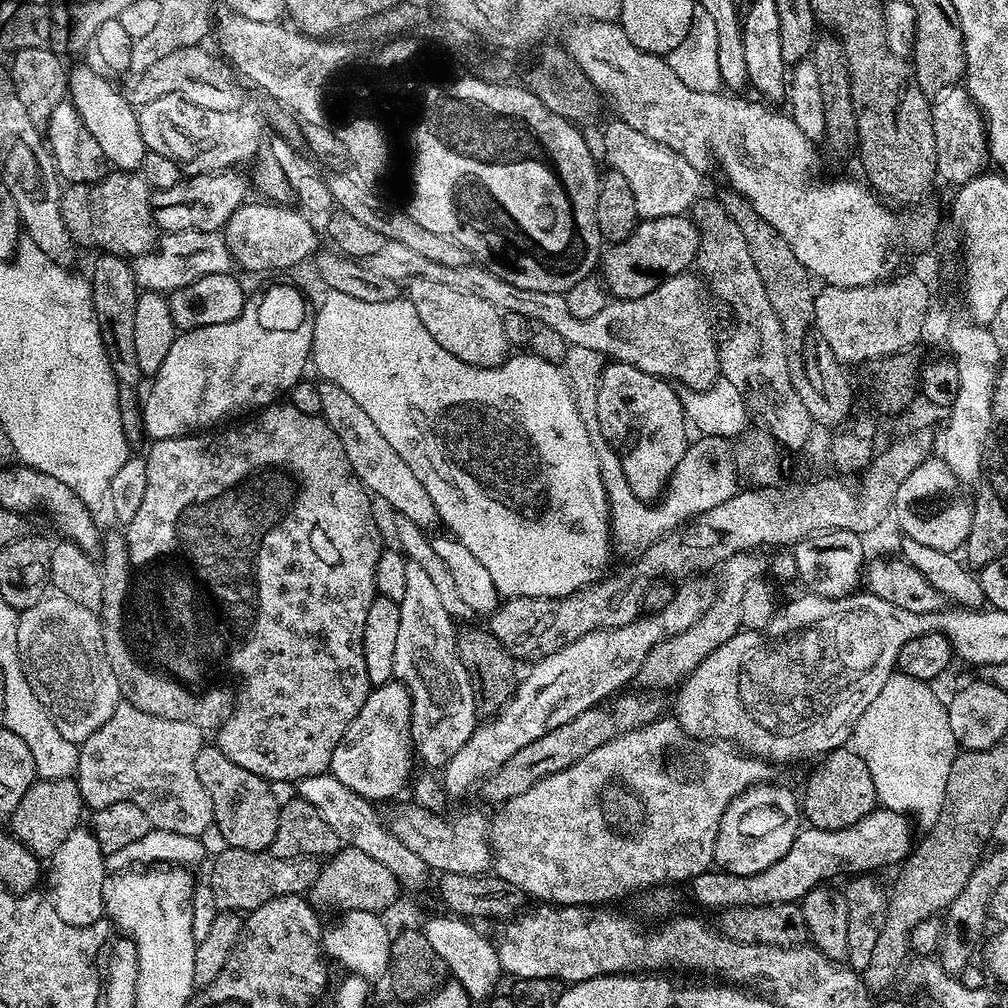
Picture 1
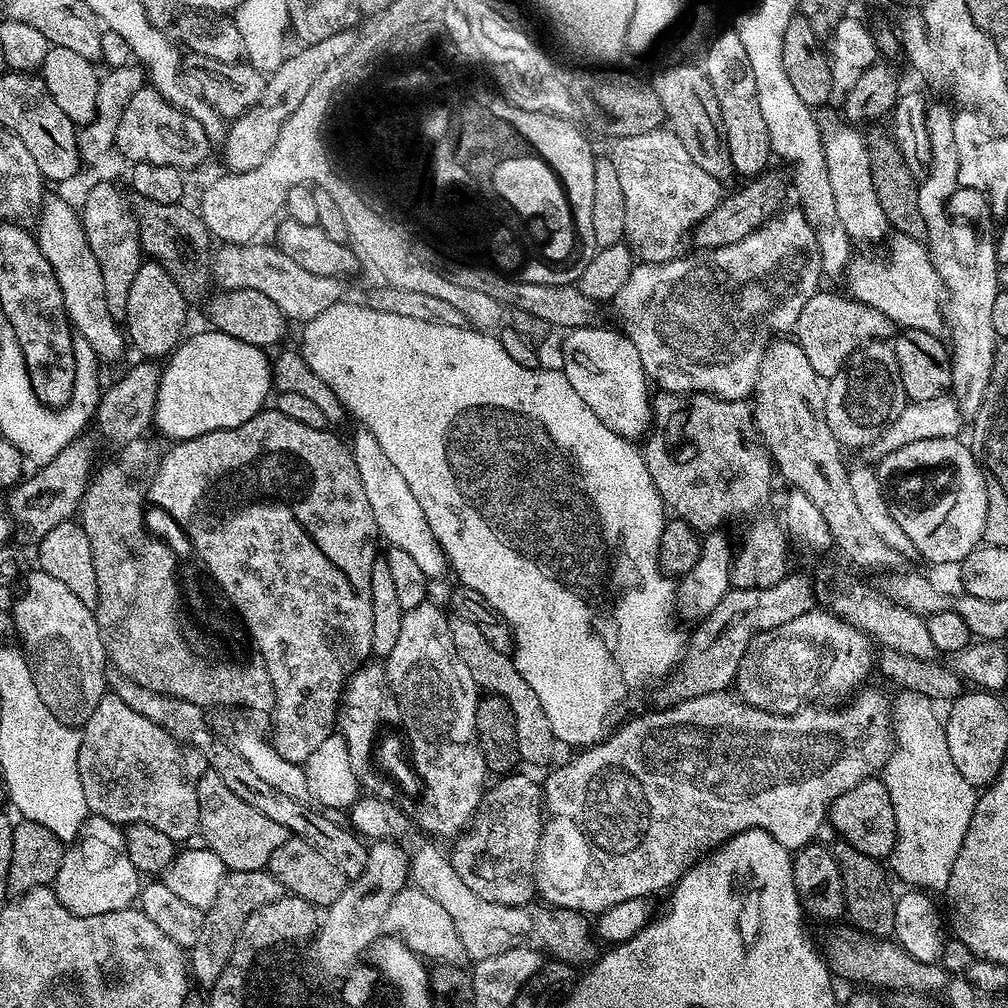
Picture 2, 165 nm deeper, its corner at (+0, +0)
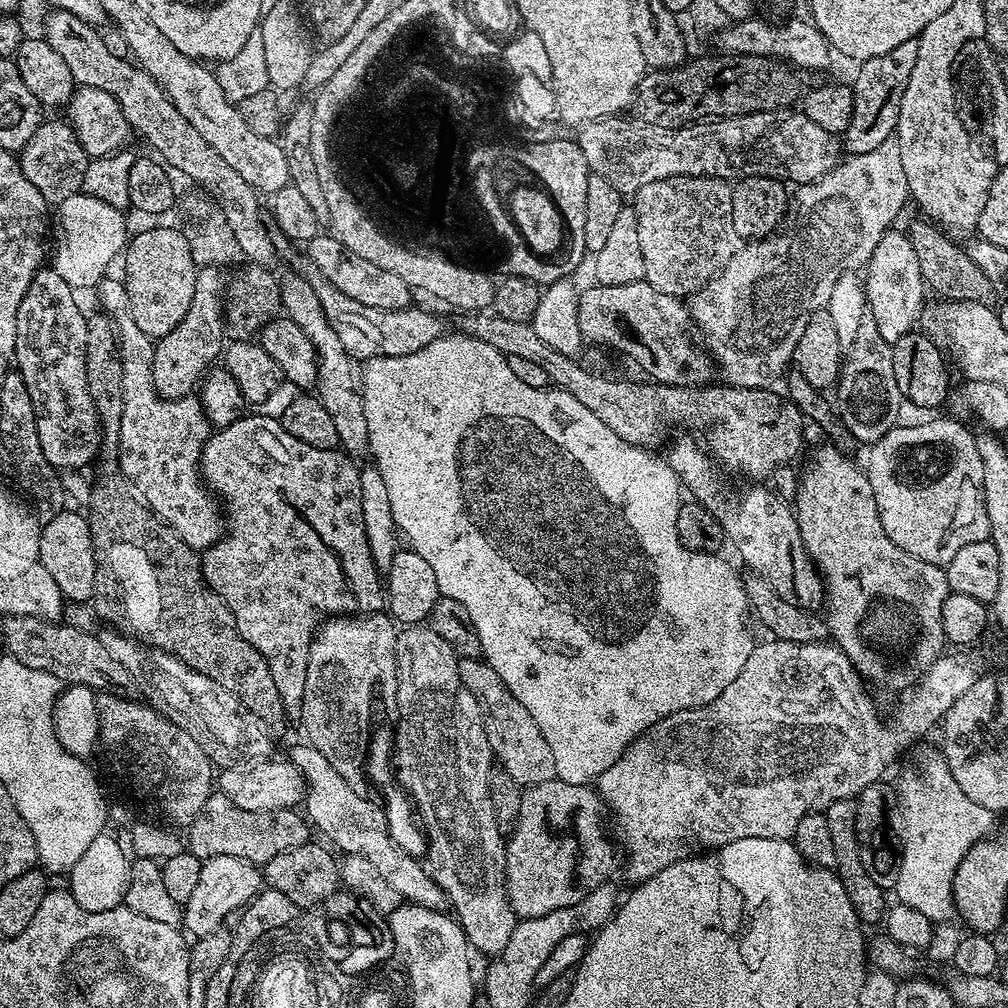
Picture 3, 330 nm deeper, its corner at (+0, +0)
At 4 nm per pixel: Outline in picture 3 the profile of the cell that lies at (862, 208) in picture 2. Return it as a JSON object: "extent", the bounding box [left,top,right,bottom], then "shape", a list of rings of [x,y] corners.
{"extent":[862,230,926,345],"shape":[[[889,230],[882,242],[874,246],[874,254],[870,254],[866,271],[862,276],[868,311],[874,314],[874,322],[882,333],[882,338],[886,338],[890,345],[896,344],[898,338],[917,327],[916,319],[920,316],[920,307],[924,304],[924,292],[926,293],[922,270],[918,270],[914,246],[907,234],[896,231]]]}

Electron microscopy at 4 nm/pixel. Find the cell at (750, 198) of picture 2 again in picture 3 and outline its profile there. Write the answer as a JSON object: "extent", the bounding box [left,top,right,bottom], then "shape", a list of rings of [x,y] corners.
{"extent":[844,39,918,155],"shape":[[[917,39],[902,42],[887,54],[859,63],[856,78],[854,82],[852,81],[855,112],[850,120],[850,126],[844,133],[844,139],[846,139],[844,148],[847,153],[851,155],[870,153],[895,135],[902,95],[905,94],[907,83],[910,82],[916,58],[918,58]]]}

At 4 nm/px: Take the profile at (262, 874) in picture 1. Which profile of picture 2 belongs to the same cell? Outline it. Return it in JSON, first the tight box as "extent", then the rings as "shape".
{"extent":[190,870,285,986],"shape":[[[242,870],[228,872],[222,886],[218,890],[218,898],[204,912],[202,934],[198,934],[198,942],[190,950],[190,976],[205,986],[214,985],[222,978],[222,970],[226,970],[226,962],[230,962],[230,954],[234,954],[234,946],[238,942],[238,934],[242,934],[242,926],[246,926],[246,918],[258,910],[258,906],[266,906],[266,902],[274,902],[285,895],[284,888],[267,870]]]}

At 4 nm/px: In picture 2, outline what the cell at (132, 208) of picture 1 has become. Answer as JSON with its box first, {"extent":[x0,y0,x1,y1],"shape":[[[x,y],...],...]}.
{"extent":[131,196,214,302],"shape":[[[136,196],[131,201],[132,213],[136,215],[136,221],[138,222],[141,253],[145,257],[151,258],[155,263],[161,264],[170,274],[170,278],[174,278],[174,282],[178,286],[178,290],[182,290],[185,300],[195,302],[199,296],[201,298],[207,297],[213,287],[214,260],[210,255],[210,248],[208,252],[208,243],[210,243],[208,227],[201,222],[199,211],[192,209],[191,212],[185,204],[184,202],[179,202],[172,205],[162,205],[142,196]]]}

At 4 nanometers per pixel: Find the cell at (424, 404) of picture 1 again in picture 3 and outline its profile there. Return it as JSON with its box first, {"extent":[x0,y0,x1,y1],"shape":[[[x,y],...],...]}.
{"extent":[362,338,750,784],"shape":[[[441,338],[441,339],[438,339],[438,340],[435,340],[435,341],[434,341],[434,342],[430,342],[430,346],[429,346],[429,347],[428,347],[428,348],[423,348],[423,349],[422,349],[422,350],[418,350],[418,351],[417,351],[417,352],[415,352],[415,354],[414,354],[414,355],[412,355],[412,356],[375,356],[375,358],[373,358],[373,359],[372,359],[372,361],[370,361],[370,362],[368,362],[368,363],[365,363],[365,364],[364,364],[364,365],[363,365],[363,368],[362,368],[362,391],[363,391],[363,394],[364,394],[364,409],[365,409],[365,410],[366,410],[366,430],[367,430],[367,431],[368,431],[368,443],[369,443],[369,445],[370,445],[370,456],[373,456],[373,458],[374,458],[374,459],[376,459],[376,460],[373,460],[373,461],[374,461],[374,464],[375,464],[375,467],[377,467],[377,468],[379,468],[379,469],[380,469],[380,473],[381,473],[381,474],[382,474],[382,479],[384,479],[384,480],[385,480],[385,482],[386,482],[386,494],[390,494],[390,506],[391,506],[391,508],[392,508],[392,509],[394,509],[394,522],[395,522],[395,523],[396,523],[396,526],[397,526],[397,529],[399,529],[399,531],[400,531],[400,532],[401,532],[401,533],[403,533],[403,535],[404,535],[404,536],[405,536],[405,537],[406,537],[406,540],[407,540],[407,543],[408,543],[408,540],[409,540],[409,542],[410,542],[410,543],[412,543],[412,544],[409,544],[409,545],[410,545],[410,548],[411,548],[411,551],[413,551],[413,552],[417,552],[417,553],[418,553],[418,554],[422,554],[422,558],[426,558],[426,562],[430,562],[430,566],[431,566],[431,568],[432,568],[432,569],[434,569],[434,578],[438,578],[438,590],[439,590],[439,591],[440,591],[440,595],[441,595],[441,596],[445,596],[445,597],[446,597],[446,598],[454,598],[454,602],[462,602],[462,606],[466,606],[466,614],[470,614],[470,622],[471,622],[471,623],[472,623],[472,625],[473,625],[473,626],[474,626],[474,630],[475,630],[475,631],[476,631],[476,633],[477,633],[477,634],[478,634],[478,642],[479,642],[479,643],[480,643],[480,650],[481,650],[481,653],[482,653],[482,658],[483,658],[483,659],[484,659],[484,661],[485,661],[485,662],[486,662],[486,663],[488,663],[488,664],[489,664],[489,666],[490,666],[490,667],[491,667],[491,668],[492,668],[492,669],[493,669],[493,670],[494,670],[494,674],[498,674],[498,675],[499,675],[499,676],[500,676],[500,677],[501,677],[501,678],[502,678],[502,682],[506,682],[506,686],[507,686],[507,687],[508,687],[508,689],[509,689],[509,690],[510,690],[510,694],[514,694],[514,698],[518,698],[518,702],[522,702],[522,706],[526,706],[526,710],[530,710],[530,718],[534,718],[534,722],[538,722],[538,730],[542,730],[542,738],[546,738],[546,742],[547,742],[547,743],[549,743],[549,745],[550,745],[550,750],[551,750],[551,751],[552,751],[552,753],[553,753],[553,754],[554,754],[554,770],[555,770],[555,771],[556,771],[556,779],[557,779],[557,780],[565,780],[565,781],[566,781],[566,782],[570,782],[570,783],[571,783],[571,784],[588,784],[588,783],[589,783],[589,782],[592,782],[592,781],[595,781],[595,780],[596,780],[596,779],[597,779],[597,776],[598,776],[598,774],[599,774],[599,773],[602,773],[602,772],[605,772],[605,770],[606,770],[606,769],[607,769],[607,768],[608,768],[608,767],[610,767],[610,766],[611,766],[611,765],[612,765],[612,764],[613,764],[613,763],[614,763],[614,762],[618,762],[618,758],[619,758],[619,757],[620,757],[620,756],[621,756],[621,755],[622,755],[622,754],[623,754],[623,752],[624,752],[624,751],[625,751],[625,750],[626,750],[626,749],[628,749],[628,746],[629,746],[629,743],[630,743],[630,742],[631,742],[631,741],[633,741],[633,740],[635,740],[635,739],[636,739],[636,737],[637,737],[637,735],[638,735],[638,734],[639,734],[639,733],[641,733],[641,732],[647,732],[647,731],[648,731],[648,727],[649,727],[649,726],[651,726],[651,724],[653,724],[653,723],[654,723],[654,722],[658,722],[658,721],[659,721],[659,720],[660,720],[660,717],[662,717],[662,716],[669,716],[669,715],[670,715],[670,714],[674,714],[674,713],[675,713],[675,712],[676,712],[676,710],[677,710],[677,709],[678,709],[678,708],[697,708],[697,707],[698,707],[698,706],[706,706],[706,705],[707,705],[707,704],[708,704],[708,702],[709,702],[709,700],[712,700],[712,699],[713,699],[713,698],[715,698],[715,696],[716,696],[716,694],[717,694],[717,693],[718,693],[718,692],[720,692],[720,691],[721,691],[721,690],[723,690],[723,689],[724,689],[724,686],[725,686],[725,684],[728,684],[728,683],[729,683],[729,682],[730,682],[730,681],[732,681],[732,677],[733,677],[733,676],[736,676],[736,675],[737,675],[737,674],[738,674],[738,673],[739,673],[739,672],[740,672],[740,668],[741,668],[741,667],[742,667],[742,666],[746,666],[746,658],[747,658],[747,657],[748,657],[748,654],[749,654],[749,651],[750,651],[750,643],[749,643],[749,644],[748,644],[748,618],[749,618],[749,620],[750,620],[750,616],[749,616],[749,613],[748,613],[748,611],[749,611],[749,605],[748,605],[748,600],[736,600],[736,584],[737,584],[737,582],[739,582],[739,581],[740,581],[740,580],[742,580],[742,576],[741,576],[741,573],[740,573],[740,572],[737,572],[737,574],[736,574],[736,575],[735,575],[735,576],[728,576],[728,569],[730,569],[730,567],[732,567],[732,566],[733,566],[733,565],[732,565],[732,564],[731,564],[731,563],[730,563],[730,564],[729,564],[729,565],[728,565],[728,567],[727,567],[727,568],[712,568],[712,560],[688,560],[688,557],[689,557],[689,553],[690,553],[690,551],[691,551],[691,550],[689,550],[689,548],[685,548],[685,547],[684,547],[684,544],[683,544],[683,543],[682,543],[682,541],[680,541],[680,543],[678,543],[678,544],[672,544],[672,480],[664,480],[664,472],[656,472],[656,458],[654,458],[654,456],[653,456],[653,453],[652,453],[652,452],[651,452],[651,451],[648,451],[648,450],[638,450],[638,449],[637,449],[637,447],[636,447],[636,445],[634,445],[634,444],[625,444],[625,443],[623,443],[623,442],[621,442],[621,441],[620,441],[620,440],[619,440],[619,439],[618,439],[618,437],[616,437],[616,436],[613,436],[613,434],[612,434],[612,431],[611,431],[611,430],[610,430],[610,429],[609,429],[609,428],[605,428],[605,427],[604,427],[604,424],[603,424],[603,423],[602,423],[602,422],[598,422],[598,421],[597,421],[597,420],[596,420],[596,419],[595,419],[595,418],[594,418],[594,414],[590,414],[590,413],[589,413],[589,412],[588,412],[588,411],[587,411],[587,410],[586,410],[586,406],[582,406],[582,405],[581,405],[581,404],[580,404],[580,403],[579,403],[579,402],[578,402],[578,398],[574,398],[574,397],[573,397],[573,396],[565,396],[565,394],[564,394],[564,392],[563,392],[563,391],[562,391],[562,390],[561,390],[561,388],[558,388],[558,387],[555,387],[555,386],[549,386],[549,387],[547,387],[547,388],[525,388],[525,386],[524,386],[524,384],[523,384],[523,383],[522,383],[522,382],[518,382],[518,381],[517,381],[517,380],[516,380],[516,379],[515,379],[515,378],[514,378],[514,374],[513,374],[513,373],[512,373],[512,372],[510,372],[510,371],[509,371],[509,370],[508,370],[508,357],[506,357],[506,356],[501,356],[501,354],[500,354],[500,352],[499,352],[499,351],[498,351],[498,350],[494,350],[494,349],[493,349],[493,348],[489,348],[489,347],[487,347],[487,346],[486,346],[486,345],[484,345],[484,343],[483,343],[483,342],[481,342],[481,340],[473,340],[473,339],[471,339],[471,338],[459,338],[459,339],[460,339],[460,340],[448,340],[448,339],[449,339],[449,338]]]}

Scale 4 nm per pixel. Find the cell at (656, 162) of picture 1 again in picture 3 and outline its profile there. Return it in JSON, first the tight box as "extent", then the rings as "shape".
{"extent":[632,176,740,297],"shape":[[[675,176],[642,186],[632,198],[637,216],[644,279],[662,294],[691,297],[723,270],[740,247],[733,224],[729,181],[715,176]]]}

